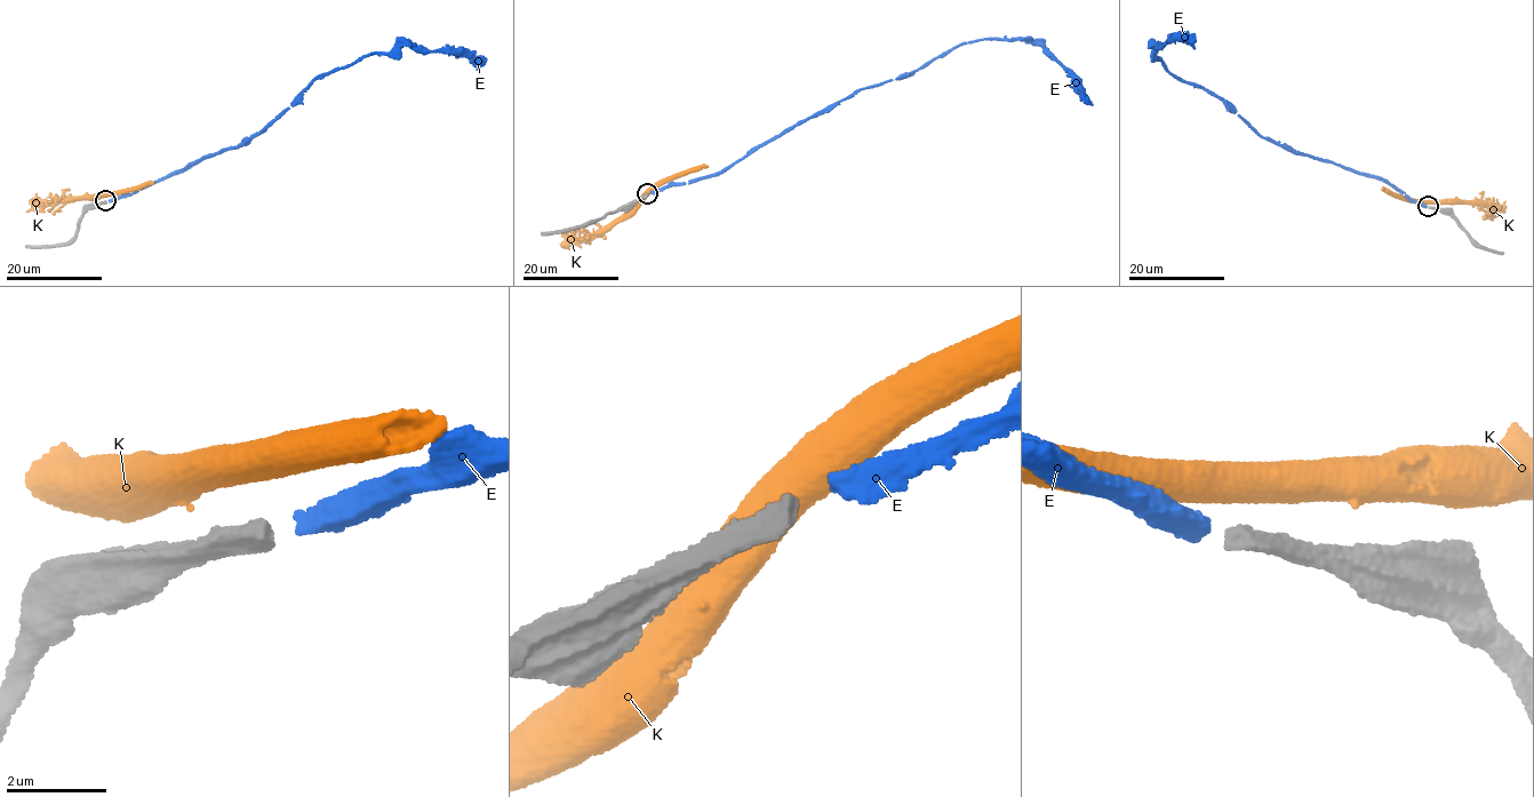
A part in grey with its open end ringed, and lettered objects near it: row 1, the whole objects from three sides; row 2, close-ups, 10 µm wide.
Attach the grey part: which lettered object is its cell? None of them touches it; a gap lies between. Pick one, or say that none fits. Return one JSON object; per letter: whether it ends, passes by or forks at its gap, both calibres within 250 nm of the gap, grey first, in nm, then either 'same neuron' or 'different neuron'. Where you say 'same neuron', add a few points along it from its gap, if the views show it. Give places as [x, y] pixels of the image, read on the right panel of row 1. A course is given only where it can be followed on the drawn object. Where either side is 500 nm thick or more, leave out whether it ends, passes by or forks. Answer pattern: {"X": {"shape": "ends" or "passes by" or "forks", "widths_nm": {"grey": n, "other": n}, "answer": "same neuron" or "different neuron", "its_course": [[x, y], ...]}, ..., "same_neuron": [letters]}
{"E": {"shape": "ends", "widths_nm": {"grey": 420, "other": 440}, "answer": "same neuron", "its_course": [[1427, 206], [1384, 180], [1264, 138], [1221, 100], [1183, 81], [1151, 55], [1159, 41], [1191, 34], [1195, 39]]}, "K": {"widths_nm": {"grey": 420, "other": 550}, "answer": "different neuron"}, "same_neuron": ["E"]}

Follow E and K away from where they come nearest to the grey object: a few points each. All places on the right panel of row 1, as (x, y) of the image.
E: (1427, 206), (1384, 180), (1264, 138), (1221, 100), (1183, 81), (1151, 55), (1159, 41), (1191, 34), (1195, 39)
K: (1427, 204), (1453, 201), (1484, 206), (1497, 210), (1492, 220)

